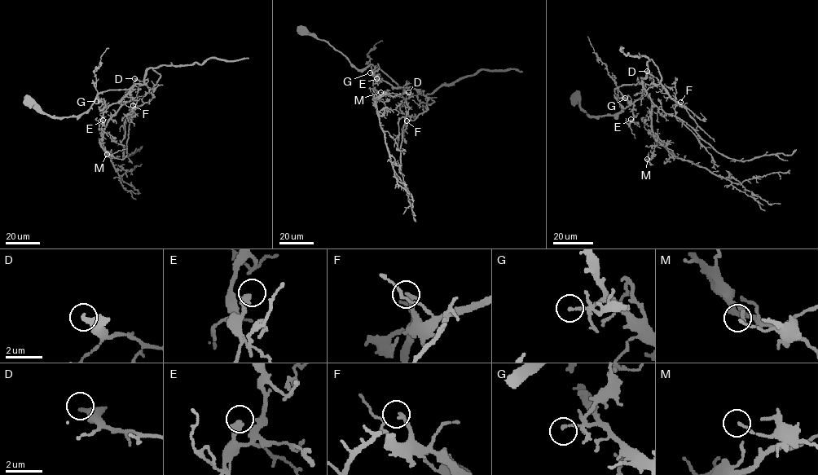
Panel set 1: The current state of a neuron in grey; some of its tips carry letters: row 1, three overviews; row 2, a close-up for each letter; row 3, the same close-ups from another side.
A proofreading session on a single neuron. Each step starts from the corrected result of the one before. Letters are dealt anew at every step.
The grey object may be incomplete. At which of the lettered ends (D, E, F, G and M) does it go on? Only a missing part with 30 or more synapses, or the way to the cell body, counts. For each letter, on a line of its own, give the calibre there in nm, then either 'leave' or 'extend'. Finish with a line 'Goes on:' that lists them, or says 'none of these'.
D: 280 nm | leave
E: 360 nm | leave
F: 200 nm | leave
G: 150 nm | leave
M: 100 nm | leave
Goes on: none of these

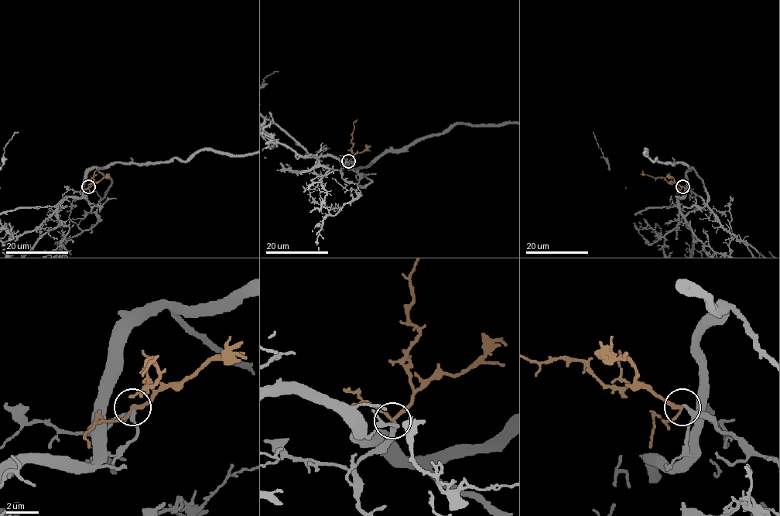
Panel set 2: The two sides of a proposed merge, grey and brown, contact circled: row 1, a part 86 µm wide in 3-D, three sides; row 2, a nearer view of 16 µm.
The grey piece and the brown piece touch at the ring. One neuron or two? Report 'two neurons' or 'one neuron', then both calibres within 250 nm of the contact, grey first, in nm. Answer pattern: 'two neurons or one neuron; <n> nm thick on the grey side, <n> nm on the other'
one neuron; 240 nm thick on the grey side, 160 nm on the other

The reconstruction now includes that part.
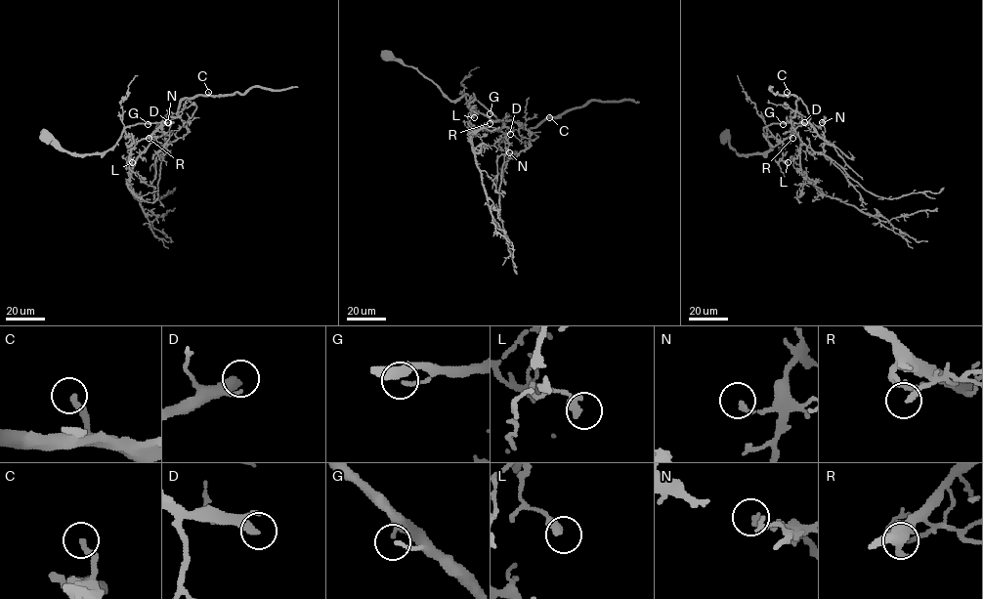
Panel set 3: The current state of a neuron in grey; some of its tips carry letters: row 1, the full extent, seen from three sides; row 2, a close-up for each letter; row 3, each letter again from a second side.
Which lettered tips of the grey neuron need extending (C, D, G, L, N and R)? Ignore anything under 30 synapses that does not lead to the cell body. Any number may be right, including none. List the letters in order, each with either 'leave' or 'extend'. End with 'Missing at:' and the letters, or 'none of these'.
C: leave
D: extend
G: leave
L: leave
N: leave
R: leave
Missing at: D

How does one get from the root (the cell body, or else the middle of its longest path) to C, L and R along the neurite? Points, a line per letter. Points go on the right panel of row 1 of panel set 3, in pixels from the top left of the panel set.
C: (725, 138), (739, 153), (766, 151), (770, 146), (763, 129), (790, 123), (795, 115), (798, 98), (787, 92)
L: (725, 138), (739, 153), (762, 153), (770, 149), (763, 129), (790, 123), (791, 134), (781, 149), (788, 162)
R: (725, 138), (722, 138), (739, 153), (756, 154), (770, 149), (763, 129), (768, 125), (790, 123), (792, 138)

